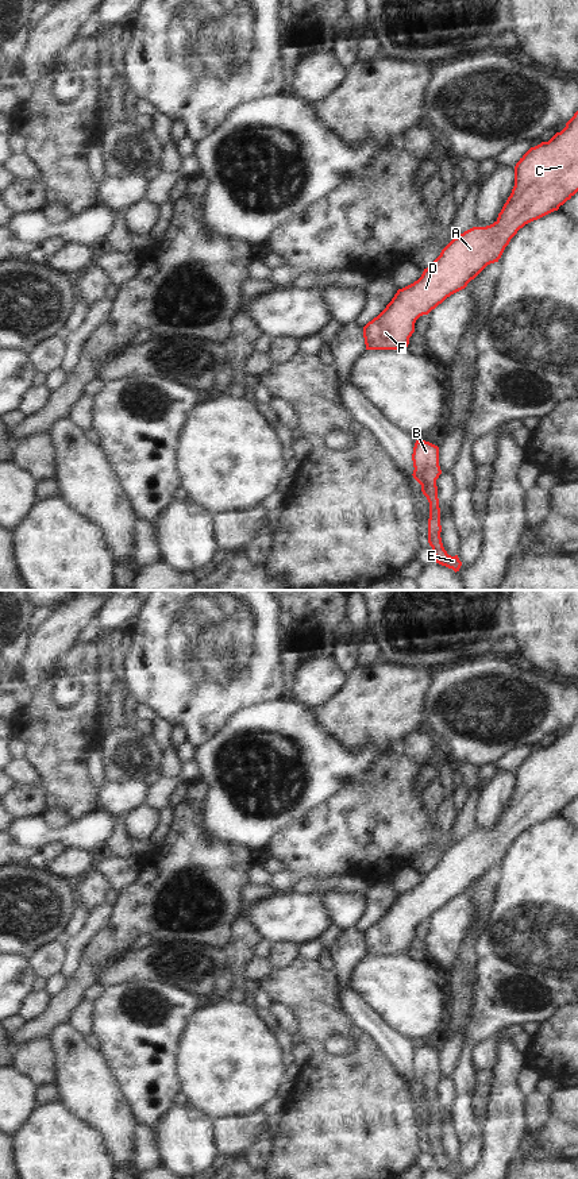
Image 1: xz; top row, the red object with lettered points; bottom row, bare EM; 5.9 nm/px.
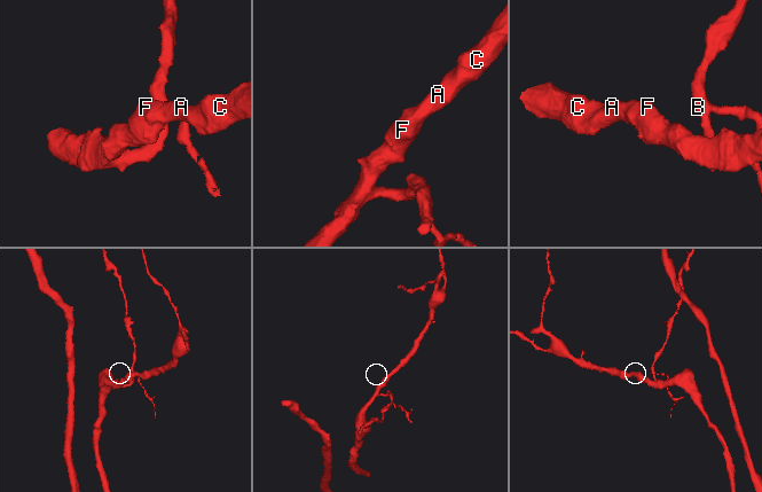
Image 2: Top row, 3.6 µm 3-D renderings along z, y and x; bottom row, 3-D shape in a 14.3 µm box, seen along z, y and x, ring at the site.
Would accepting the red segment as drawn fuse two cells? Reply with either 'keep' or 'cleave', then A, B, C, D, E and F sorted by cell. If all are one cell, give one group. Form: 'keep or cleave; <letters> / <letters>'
keep; A B C D E F

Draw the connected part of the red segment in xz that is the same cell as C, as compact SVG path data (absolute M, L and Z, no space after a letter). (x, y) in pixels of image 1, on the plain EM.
M578 716L548 747L531 752L515 771L515 791L504 809L497 825L486 832L473 832L454 843L440 860L424 874L421 882L413 889L398 894L386 913L363 932L366 955L405 955L409 943L415 937L416 925L428 920L451 899L465 894L488 870L498 867L510 844L525 829L558 816L567 805L578 797Z

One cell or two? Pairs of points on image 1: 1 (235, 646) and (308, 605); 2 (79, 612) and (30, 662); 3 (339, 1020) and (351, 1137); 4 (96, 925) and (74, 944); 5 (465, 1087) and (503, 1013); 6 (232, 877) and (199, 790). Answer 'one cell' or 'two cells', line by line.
1: two cells
2: one cell
3: one cell
4: one cell
5: one cell
6: one cell

